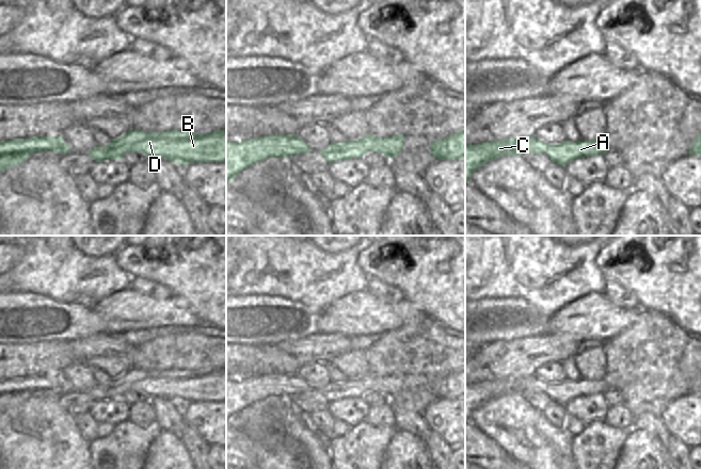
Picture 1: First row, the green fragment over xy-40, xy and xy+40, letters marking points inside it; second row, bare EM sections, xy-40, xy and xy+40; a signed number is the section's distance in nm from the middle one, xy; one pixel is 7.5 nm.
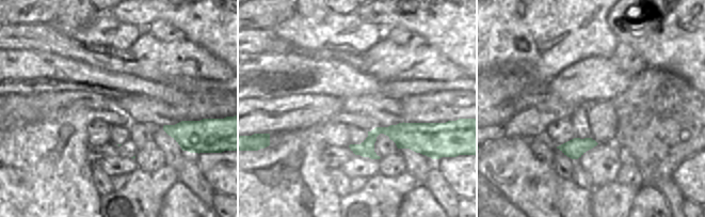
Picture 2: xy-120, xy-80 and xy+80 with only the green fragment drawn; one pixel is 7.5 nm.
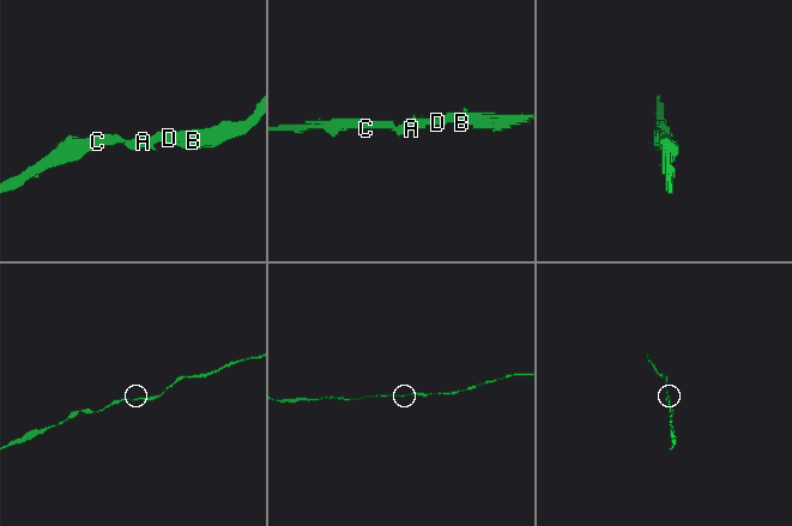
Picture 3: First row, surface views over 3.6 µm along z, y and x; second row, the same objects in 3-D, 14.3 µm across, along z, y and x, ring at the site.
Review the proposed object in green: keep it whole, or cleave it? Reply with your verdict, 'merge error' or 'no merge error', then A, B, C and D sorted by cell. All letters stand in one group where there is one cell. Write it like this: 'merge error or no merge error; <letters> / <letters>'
no merge error; A B C D

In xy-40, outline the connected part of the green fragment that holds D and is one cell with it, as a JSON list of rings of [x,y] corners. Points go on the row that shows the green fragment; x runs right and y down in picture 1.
[[[226,128],[210,134],[187,130],[142,132],[129,130],[101,147],[96,145],[87,155],[96,162],[124,160],[129,151],[142,151],[149,159],[163,158],[181,166],[195,162],[226,162]]]

